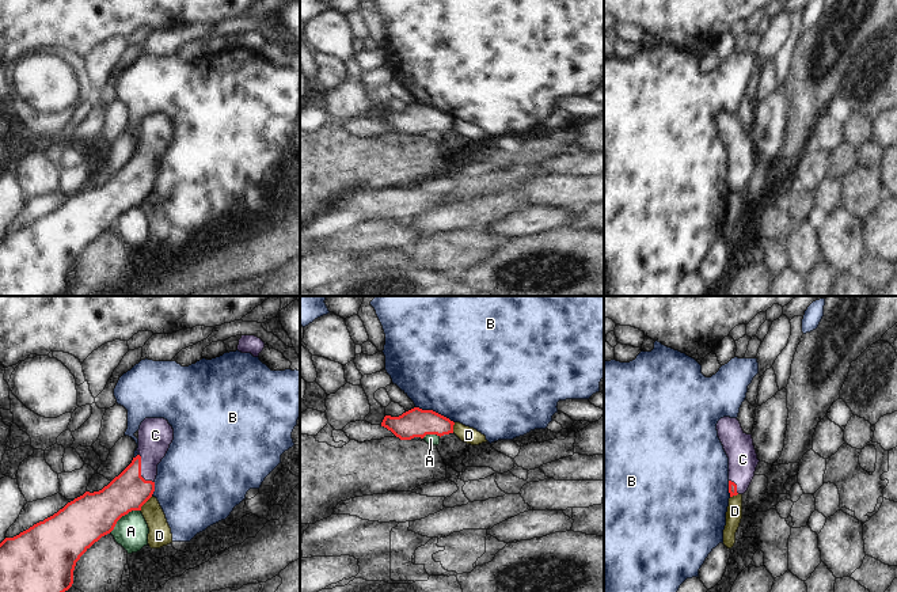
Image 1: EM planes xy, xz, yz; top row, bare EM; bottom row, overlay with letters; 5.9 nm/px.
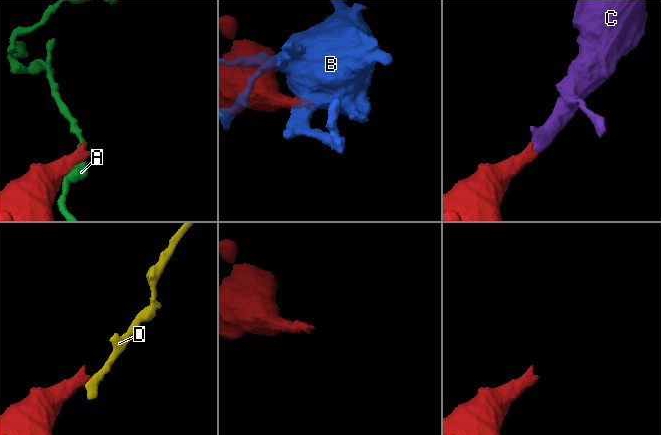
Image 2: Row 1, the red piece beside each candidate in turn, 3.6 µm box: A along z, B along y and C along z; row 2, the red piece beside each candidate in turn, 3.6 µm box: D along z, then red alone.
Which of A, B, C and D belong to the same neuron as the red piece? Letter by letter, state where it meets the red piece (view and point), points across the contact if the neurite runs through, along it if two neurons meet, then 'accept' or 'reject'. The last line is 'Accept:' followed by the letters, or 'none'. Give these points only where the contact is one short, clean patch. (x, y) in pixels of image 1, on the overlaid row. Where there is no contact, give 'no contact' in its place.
A: contact xy (122, 515); reject
B: contact xz (434, 412); border xz (415, 406), (424, 410), (434, 410), (453, 422); reject
C: contact xy (140, 471); way xy (128, 492), (136, 484), (140, 471), (149, 456), (155, 435); accept
D: contact xy (145, 501); border xy (152, 496), (140, 509); reject
Accept: C

